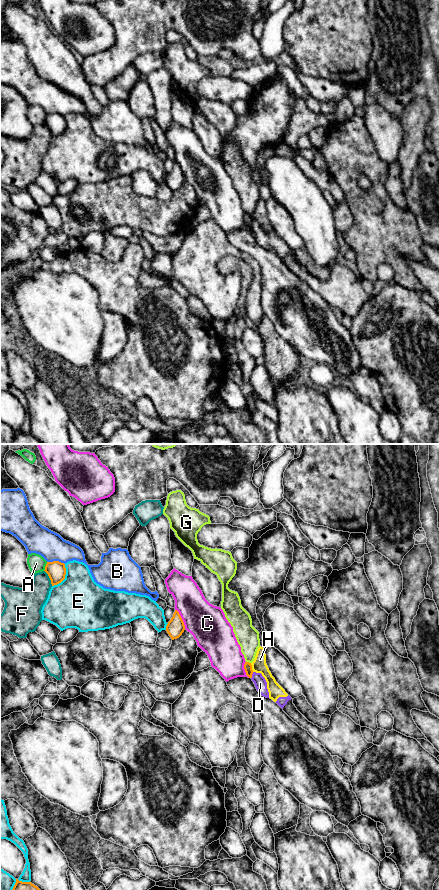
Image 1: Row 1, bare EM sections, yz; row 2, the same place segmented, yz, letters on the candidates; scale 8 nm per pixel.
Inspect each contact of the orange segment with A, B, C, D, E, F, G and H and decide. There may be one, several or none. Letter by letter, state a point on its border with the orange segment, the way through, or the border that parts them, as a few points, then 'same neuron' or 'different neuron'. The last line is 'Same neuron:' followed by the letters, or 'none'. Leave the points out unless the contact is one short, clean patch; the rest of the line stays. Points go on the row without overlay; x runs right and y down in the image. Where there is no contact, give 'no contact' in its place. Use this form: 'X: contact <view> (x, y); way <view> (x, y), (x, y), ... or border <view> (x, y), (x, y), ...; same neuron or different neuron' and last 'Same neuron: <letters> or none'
A: contact yz (45, 118); different neuron
B: contact yz (56, 113); different neuron
C: contact yz (181, 171); different neuron
D: contact yz (251, 227); different neuron
E: contact yz (64, 129); different neuron
F: contact yz (49, 129); different neuron
G: contact yz (248, 214); different neuron
H: contact yz (251, 219); border yz (250, 215), (253, 223); different neuron
Same neuron: none

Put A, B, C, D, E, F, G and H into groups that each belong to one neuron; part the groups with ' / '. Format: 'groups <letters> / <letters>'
groups A / B / C / D H / E / F / G

